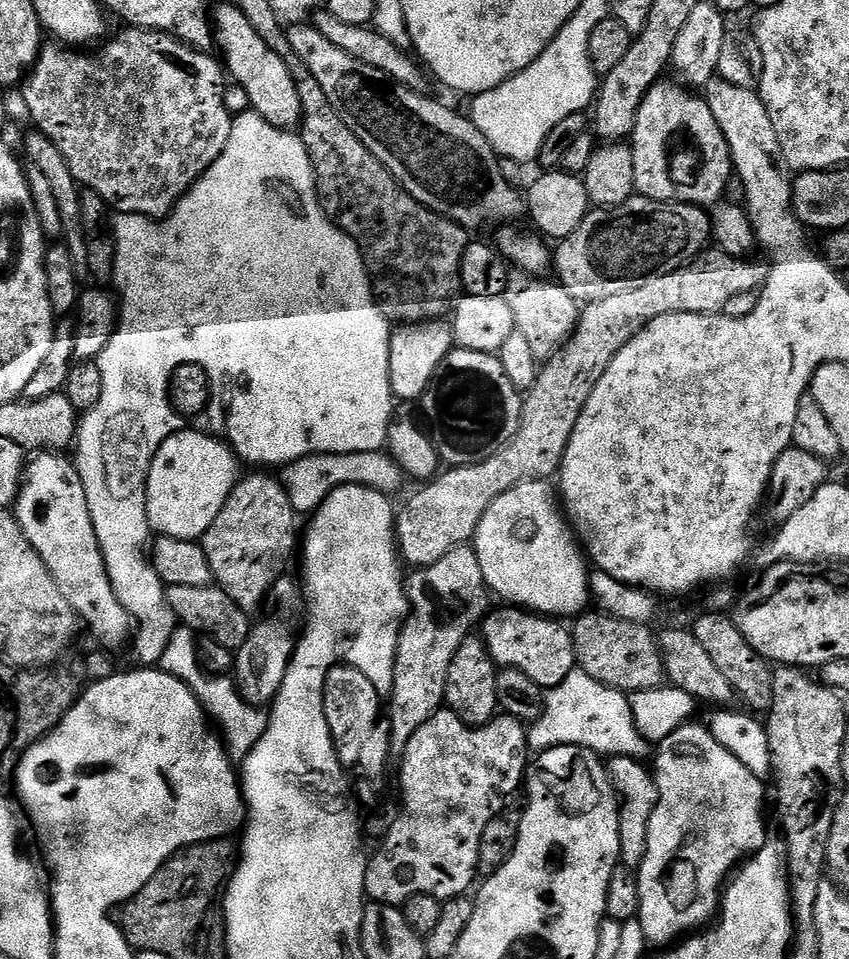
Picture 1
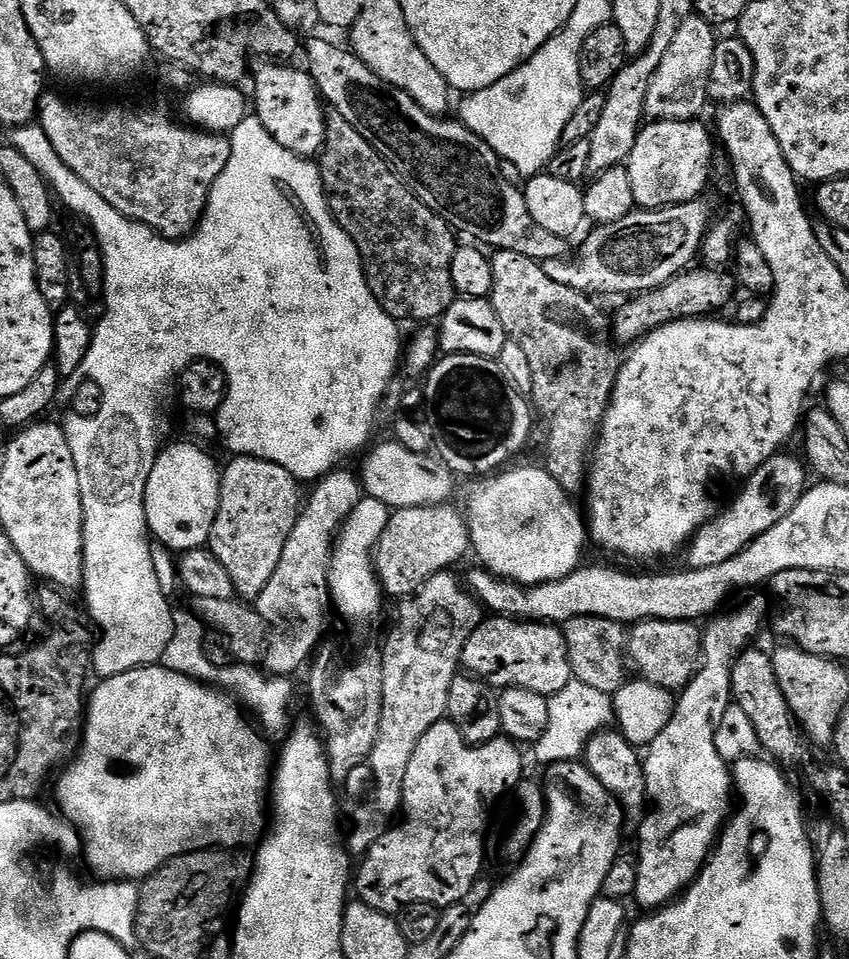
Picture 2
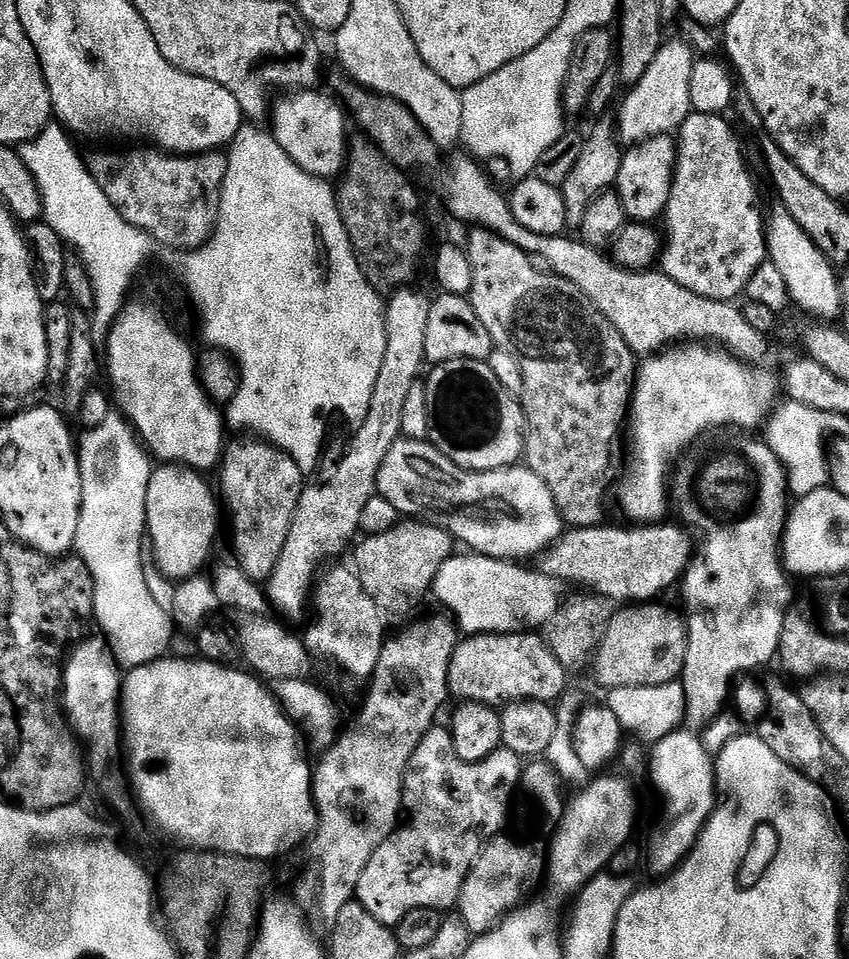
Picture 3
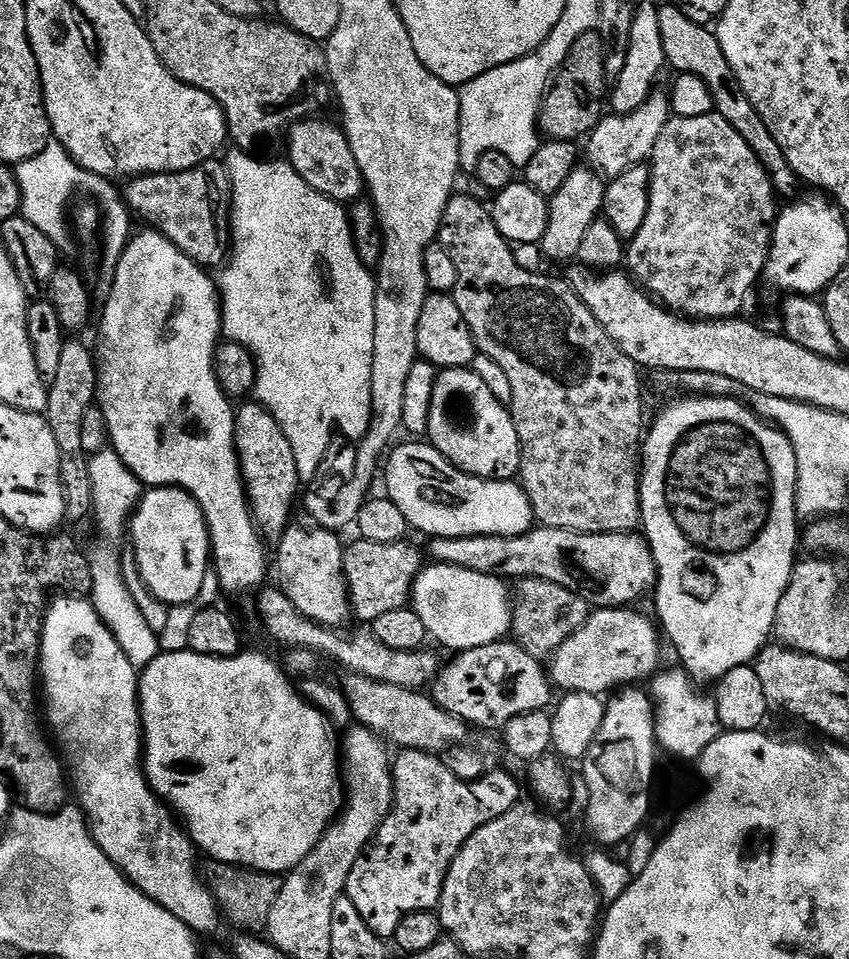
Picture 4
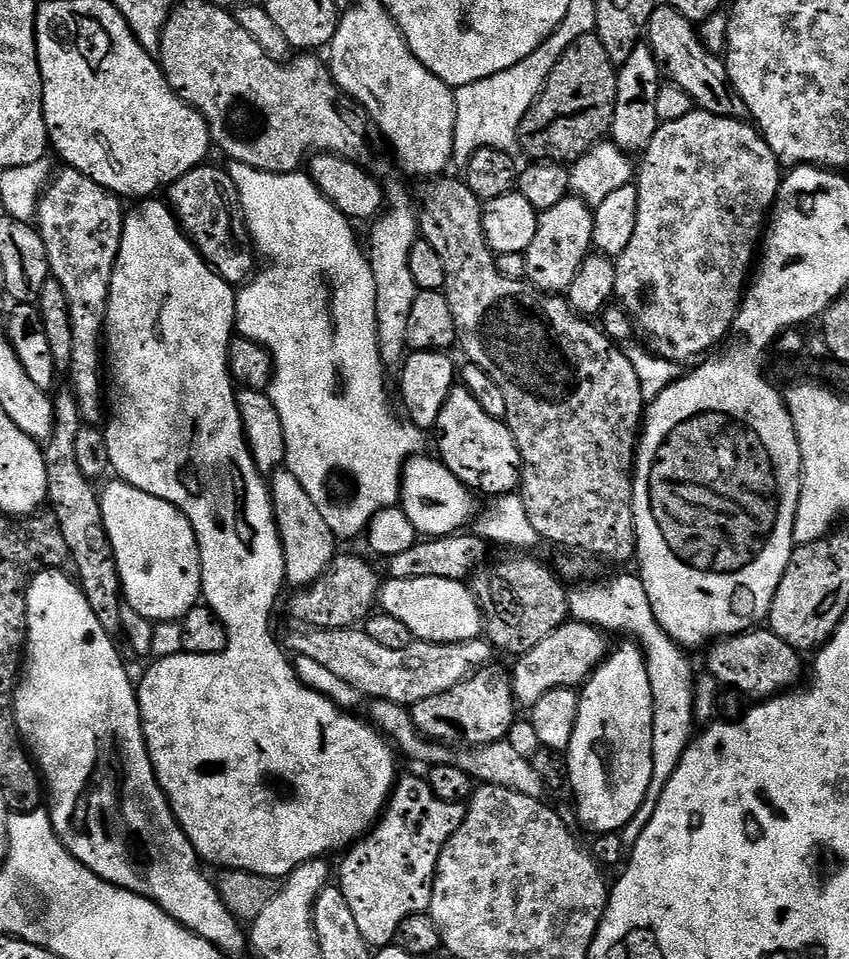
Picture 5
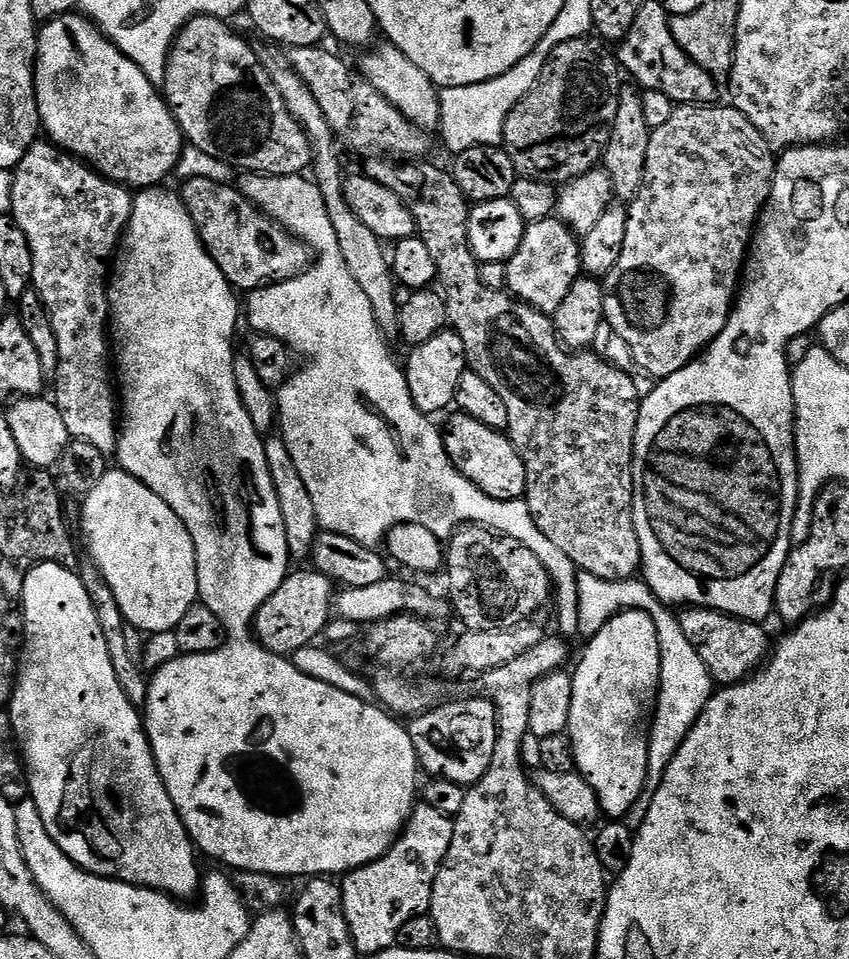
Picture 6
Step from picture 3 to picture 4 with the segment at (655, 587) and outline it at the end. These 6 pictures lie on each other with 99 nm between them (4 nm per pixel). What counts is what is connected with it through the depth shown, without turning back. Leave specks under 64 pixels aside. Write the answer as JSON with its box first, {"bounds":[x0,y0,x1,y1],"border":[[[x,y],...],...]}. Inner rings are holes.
{"bounds":[426,526,656,608],"border":[[[536,526],[531,532],[524,532],[521,536],[471,536],[457,540],[437,536],[429,544],[432,545],[426,548],[427,555],[437,564],[453,564],[466,570],[478,570],[478,574],[499,576],[508,582],[521,580],[554,582],[578,594],[596,608],[626,608],[635,605],[635,600],[642,599],[647,592],[649,595],[656,587],[656,563],[652,557],[652,547],[643,535],[631,532],[586,534]]]}

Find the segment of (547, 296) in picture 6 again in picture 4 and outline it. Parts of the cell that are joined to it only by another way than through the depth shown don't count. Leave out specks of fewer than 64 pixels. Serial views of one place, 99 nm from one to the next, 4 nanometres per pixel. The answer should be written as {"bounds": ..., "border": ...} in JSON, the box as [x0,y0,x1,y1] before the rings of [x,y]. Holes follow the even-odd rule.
{"bounds":[539,166,605,261],"border":[[[578,166],[574,174],[566,178],[558,194],[554,194],[549,199],[546,234],[539,242],[540,251],[549,261],[550,259],[575,261],[579,257],[582,242],[586,239],[590,226],[594,226],[594,222],[601,219],[605,187],[605,177],[599,172],[594,172],[587,166]]]}

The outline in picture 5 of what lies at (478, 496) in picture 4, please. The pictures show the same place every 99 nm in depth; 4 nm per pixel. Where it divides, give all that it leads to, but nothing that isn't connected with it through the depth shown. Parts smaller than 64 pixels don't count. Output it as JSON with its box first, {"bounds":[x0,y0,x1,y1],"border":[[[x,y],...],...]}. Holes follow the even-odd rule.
{"bounds":[400,454,473,538],"border":[[[421,454],[412,457],[404,464],[404,475],[400,478],[400,504],[404,509],[406,518],[414,522],[417,533],[424,538],[435,538],[437,536],[450,536],[461,531],[460,528],[472,516],[473,493],[435,455]]]}

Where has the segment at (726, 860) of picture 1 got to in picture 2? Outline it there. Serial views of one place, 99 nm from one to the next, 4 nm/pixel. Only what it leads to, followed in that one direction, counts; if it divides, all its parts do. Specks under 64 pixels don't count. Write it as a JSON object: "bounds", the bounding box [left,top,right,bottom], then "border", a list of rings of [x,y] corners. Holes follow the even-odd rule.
{"bounds":[634,596,764,910],"border":[[[756,596],[749,604],[733,612],[713,615],[707,621],[708,628],[706,624],[702,632],[702,666],[696,669],[696,677],[679,693],[670,722],[662,734],[647,745],[643,761],[652,805],[638,824],[640,850],[634,895],[635,902],[644,910],[655,910],[672,903],[695,880],[708,863],[733,811],[734,776],[729,761],[721,758],[716,749],[716,729],[734,704],[732,666],[737,656],[759,634],[760,623],[764,620],[763,608],[763,598]]]}

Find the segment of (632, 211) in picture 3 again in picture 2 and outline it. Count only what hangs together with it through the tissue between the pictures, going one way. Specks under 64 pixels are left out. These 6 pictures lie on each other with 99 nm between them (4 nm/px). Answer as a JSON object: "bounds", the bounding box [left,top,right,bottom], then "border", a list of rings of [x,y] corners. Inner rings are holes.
{"bounds":[626,120,714,209],"border":[[[652,120],[641,127],[638,138],[634,142],[634,150],[629,154],[626,161],[626,167],[630,174],[630,186],[634,190],[634,198],[641,209],[667,208],[669,205],[689,203],[691,200],[705,195],[704,187],[707,186],[708,175],[712,172],[712,140],[714,144],[713,133],[709,129],[708,132],[696,120]]]}

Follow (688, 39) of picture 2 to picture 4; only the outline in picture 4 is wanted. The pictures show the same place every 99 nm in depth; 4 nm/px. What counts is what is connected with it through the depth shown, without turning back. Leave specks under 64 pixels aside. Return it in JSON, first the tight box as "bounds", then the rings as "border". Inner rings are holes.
{"bounds":[587,90,672,178],"border":[[[663,90],[653,92],[637,112],[626,116],[605,115],[587,137],[587,167],[605,178],[615,178],[626,174],[626,170],[641,167],[651,157],[658,138],[662,138],[662,130],[666,130],[672,117],[672,102],[669,93]]]}

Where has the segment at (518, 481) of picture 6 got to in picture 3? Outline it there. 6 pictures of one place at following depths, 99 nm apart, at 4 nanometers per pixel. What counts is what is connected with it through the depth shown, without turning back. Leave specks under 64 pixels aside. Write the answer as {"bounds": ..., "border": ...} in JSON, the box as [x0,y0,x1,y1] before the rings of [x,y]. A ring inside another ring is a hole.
{"bounds":[424,360,524,472],"border":[[[451,360],[431,371],[424,389],[432,445],[467,472],[513,467],[524,455],[524,405],[519,399],[500,385],[483,360]]]}

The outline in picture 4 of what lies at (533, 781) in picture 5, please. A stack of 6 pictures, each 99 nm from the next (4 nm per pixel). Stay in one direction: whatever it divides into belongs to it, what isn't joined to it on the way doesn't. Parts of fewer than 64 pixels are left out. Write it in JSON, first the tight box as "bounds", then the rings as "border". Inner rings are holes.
{"bounds":[338,672,470,754],"border":[[[344,672],[338,686],[344,692],[346,702],[350,702],[352,719],[361,728],[369,728],[378,736],[383,736],[389,745],[397,749],[413,748],[423,752],[447,754],[459,748],[470,733],[469,725],[463,720],[455,720],[448,712],[436,705],[427,691],[403,688],[386,682],[366,678],[362,674]]]}

